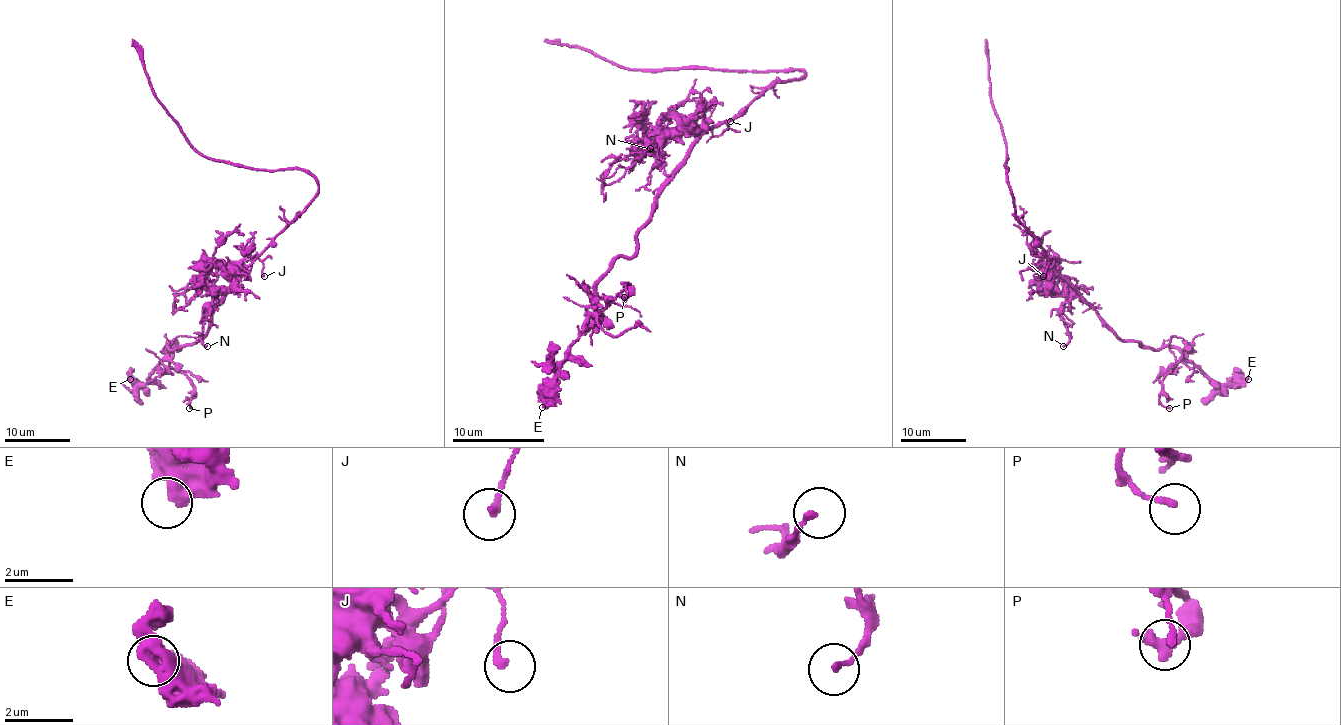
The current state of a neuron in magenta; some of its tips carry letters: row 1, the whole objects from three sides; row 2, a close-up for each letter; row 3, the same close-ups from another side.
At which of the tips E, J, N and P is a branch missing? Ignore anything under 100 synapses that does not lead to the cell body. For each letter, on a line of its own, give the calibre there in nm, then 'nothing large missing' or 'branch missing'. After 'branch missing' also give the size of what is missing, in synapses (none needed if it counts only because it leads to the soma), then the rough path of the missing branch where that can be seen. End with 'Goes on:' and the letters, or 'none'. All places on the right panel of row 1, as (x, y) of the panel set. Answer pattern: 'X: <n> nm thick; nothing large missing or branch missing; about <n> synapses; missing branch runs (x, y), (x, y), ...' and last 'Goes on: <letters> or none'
E: 400 nm thick; nothing large missing
J: 200 nm thick; nothing large missing
N: 160 nm thick; nothing large missing
P: 160 nm thick; nothing large missing
Goes on: none

